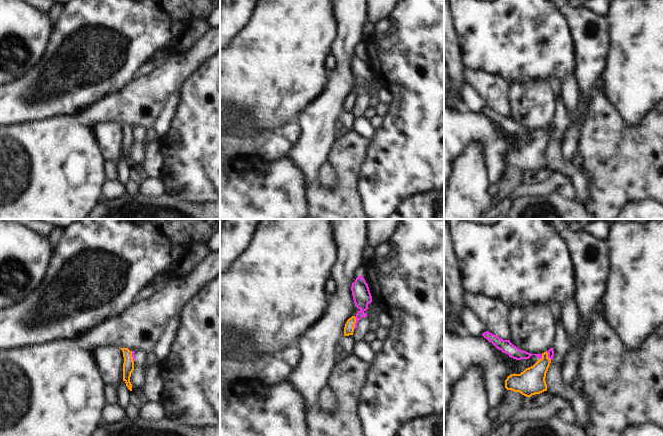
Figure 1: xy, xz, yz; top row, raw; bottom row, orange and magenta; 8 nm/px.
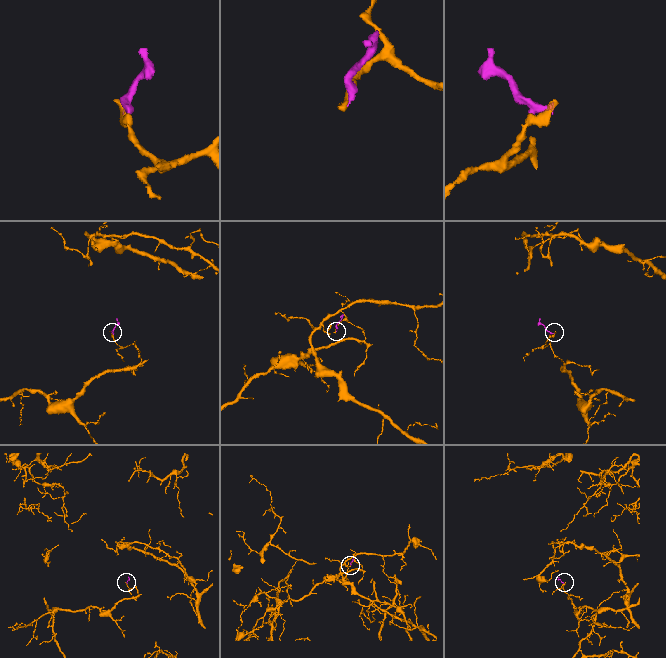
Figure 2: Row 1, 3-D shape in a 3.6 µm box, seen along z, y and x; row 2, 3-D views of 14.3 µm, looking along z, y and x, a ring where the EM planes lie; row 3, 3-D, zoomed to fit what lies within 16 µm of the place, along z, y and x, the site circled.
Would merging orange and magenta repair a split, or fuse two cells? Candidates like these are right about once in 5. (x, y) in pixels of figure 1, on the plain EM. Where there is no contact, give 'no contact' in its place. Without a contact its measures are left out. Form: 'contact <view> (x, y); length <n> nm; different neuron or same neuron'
contact xz (355, 98); length 110 nm; different neuron

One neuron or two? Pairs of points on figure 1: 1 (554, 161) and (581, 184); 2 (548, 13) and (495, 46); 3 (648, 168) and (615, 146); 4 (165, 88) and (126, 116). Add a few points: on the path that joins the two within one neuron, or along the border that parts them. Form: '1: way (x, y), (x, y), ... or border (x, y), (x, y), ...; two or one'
1: way (561, 167), (574, 177); one
2: way (535, 26), (525, 36), (508, 37); one
3: way (640, 162), (631, 162), (623, 154); one
4: way (155, 88), (136, 106); one

